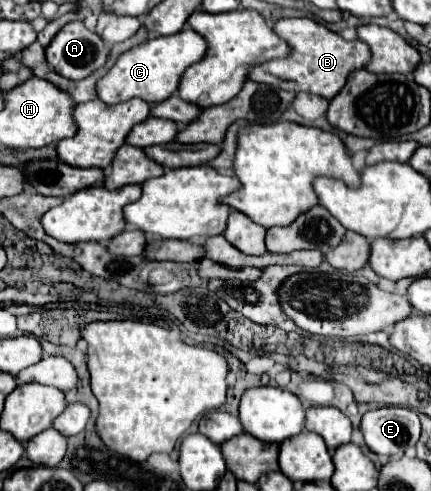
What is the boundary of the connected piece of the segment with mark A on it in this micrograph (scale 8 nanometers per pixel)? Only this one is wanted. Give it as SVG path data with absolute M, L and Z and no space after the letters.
M82 21L66 23L46 49L46 59L56 73L68 79L84 79L104 67L110 57L110 47L96 33L84 27Z

